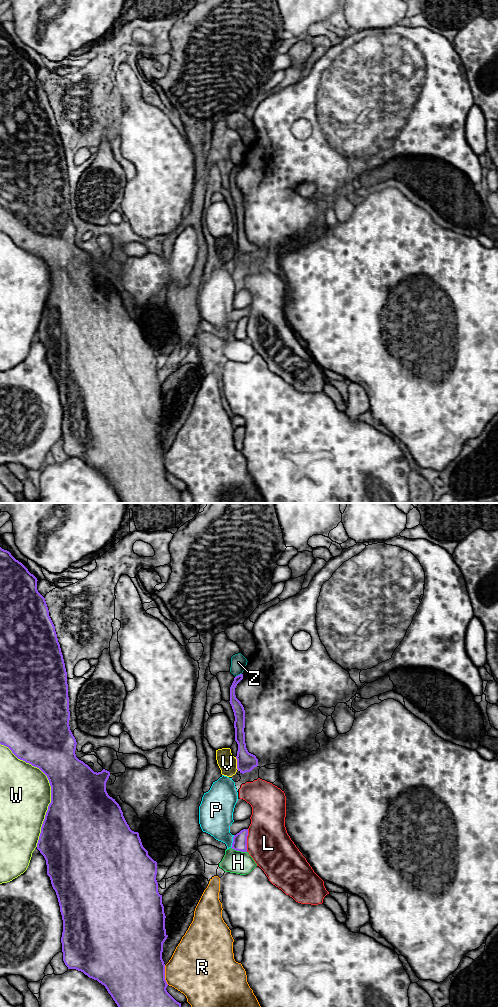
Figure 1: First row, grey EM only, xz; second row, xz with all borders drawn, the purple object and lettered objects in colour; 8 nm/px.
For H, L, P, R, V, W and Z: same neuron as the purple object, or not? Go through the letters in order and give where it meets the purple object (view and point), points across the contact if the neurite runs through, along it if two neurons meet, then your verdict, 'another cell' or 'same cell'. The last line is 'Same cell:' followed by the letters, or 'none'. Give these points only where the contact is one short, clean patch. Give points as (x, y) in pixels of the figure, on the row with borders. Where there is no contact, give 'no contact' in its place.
H: xz (239, 850) | another cell
L: xz (246, 840) | another cell
P: xz (233, 841) | another cell
R: xz (164, 975) | another cell
V: xz (237, 763) | along xz (235, 757), (238, 769) | another cell
W: xz (51, 788) | another cell
Z: xz (238, 675) | another cell
Same cell: none

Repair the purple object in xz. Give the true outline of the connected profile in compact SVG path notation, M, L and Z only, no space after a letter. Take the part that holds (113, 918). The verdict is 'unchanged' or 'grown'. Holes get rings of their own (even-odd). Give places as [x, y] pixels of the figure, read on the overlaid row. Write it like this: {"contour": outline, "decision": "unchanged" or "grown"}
{"contour": "M0 547L0 744L8 747L18 759L39 768L47 776L51 786L51 803L41 827L37 849L46 860L47 875L50 877L60 906L63 920L61 937L63 961L68 969L81 971L89 978L104 985L118 1007L181 1007L181 1003L177 1002L166 990L168 984L165 980L162 952L163 943L168 935L165 929L166 916L162 895L158 892L156 880L157 862L148 855L148 851L143 847L139 833L130 829L119 804L108 795L106 782L110 772L105 769L98 773L94 772L76 757L77 742L69 726L67 672L55 626L49 616L45 598L37 590L37 581L37 578L21 562L16 560L9 551Z", "decision": "unchanged"}

